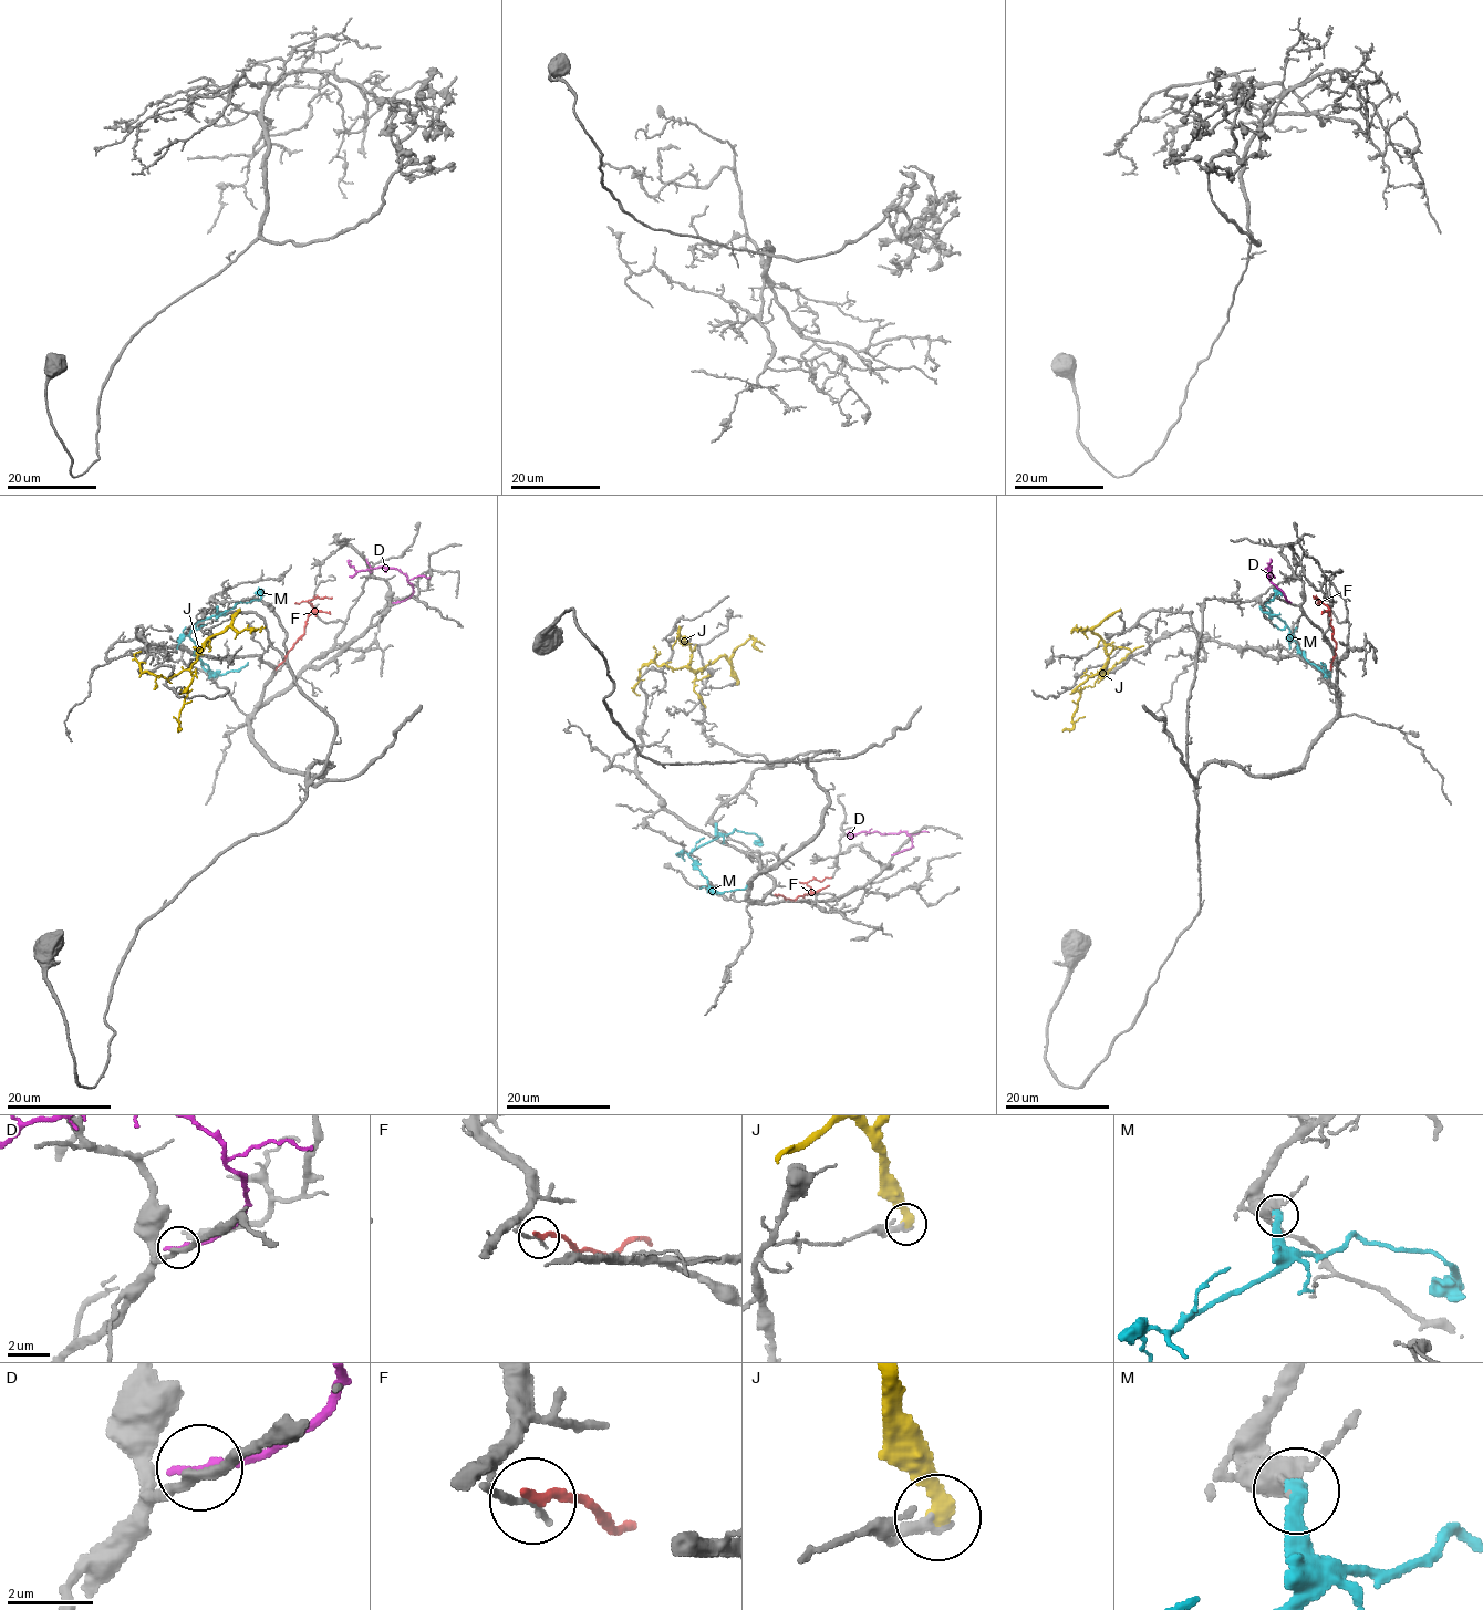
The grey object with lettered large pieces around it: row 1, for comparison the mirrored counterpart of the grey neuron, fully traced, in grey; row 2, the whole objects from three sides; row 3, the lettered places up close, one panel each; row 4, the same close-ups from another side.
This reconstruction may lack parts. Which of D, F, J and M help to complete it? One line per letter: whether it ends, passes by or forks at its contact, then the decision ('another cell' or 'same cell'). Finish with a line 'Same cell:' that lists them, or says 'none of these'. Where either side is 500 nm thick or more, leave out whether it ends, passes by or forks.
D: it ends | another cell
F: it ends | another cell
J: it ends | another cell
M: it ends | another cell
Same cell: none of these

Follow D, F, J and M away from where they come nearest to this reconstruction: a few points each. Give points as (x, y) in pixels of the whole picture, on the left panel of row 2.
D: (396, 602), (412, 594), (412, 584), (404, 574), (380, 567), (356, 570), (348, 564), (351, 561)
F: (277, 667), (303, 633), (313, 609), (308, 602), (332, 598)
J: (238, 610), (234, 620), (205, 643), (205, 648), (188, 668), (167, 678), (141, 671), (134, 655), (141, 651)
M: (216, 609), (216, 613), (200, 620), (192, 629), (196, 655), (213, 672), (220, 675), (240, 671), (248, 662)

